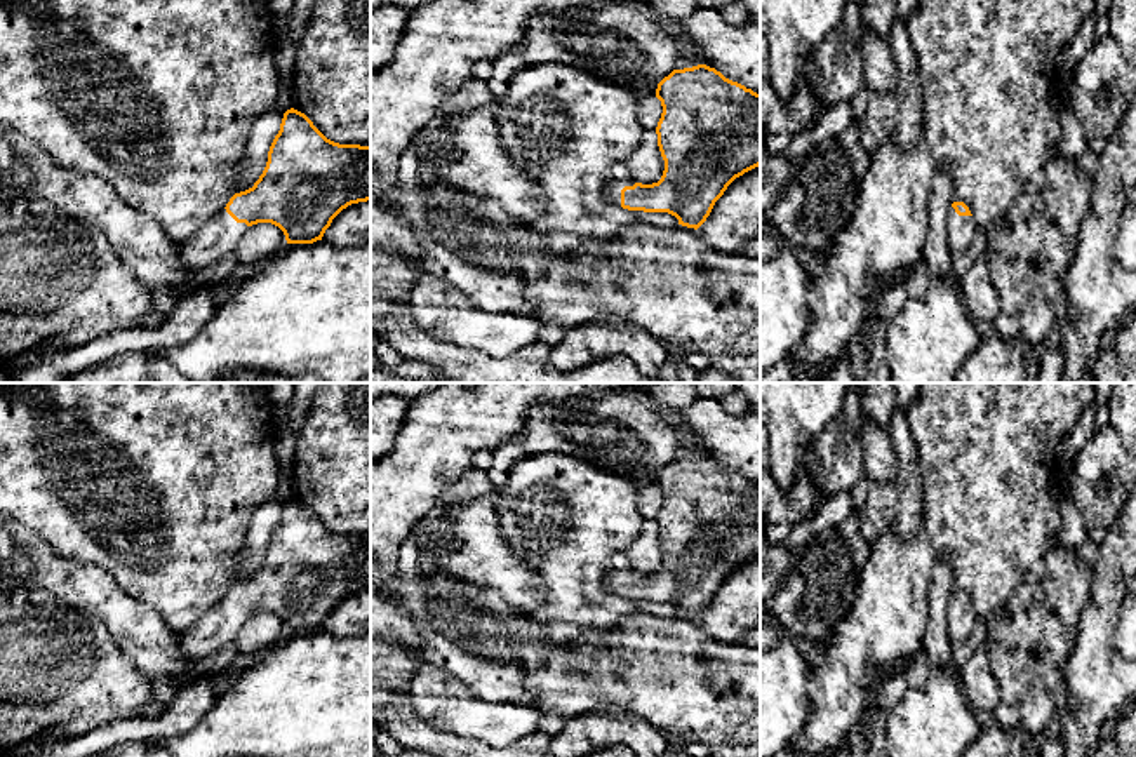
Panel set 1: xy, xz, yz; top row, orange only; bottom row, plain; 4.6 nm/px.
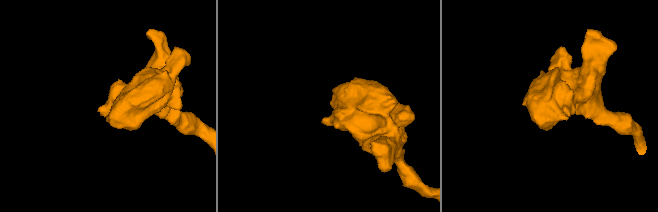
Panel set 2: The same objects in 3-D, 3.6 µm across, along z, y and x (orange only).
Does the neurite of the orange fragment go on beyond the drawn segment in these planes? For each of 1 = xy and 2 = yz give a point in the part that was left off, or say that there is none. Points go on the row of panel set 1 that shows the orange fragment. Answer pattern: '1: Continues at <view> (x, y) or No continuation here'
1: Continues at xy (216, 239)
2: Continues at yz (961, 230)

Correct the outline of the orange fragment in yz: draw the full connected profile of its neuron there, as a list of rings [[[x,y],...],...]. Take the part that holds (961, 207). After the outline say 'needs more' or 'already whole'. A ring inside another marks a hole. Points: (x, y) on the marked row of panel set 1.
[[[953,202],[946,212],[946,242],[950,252],[964,252],[976,237],[976,221],[964,202]]]; needs more

